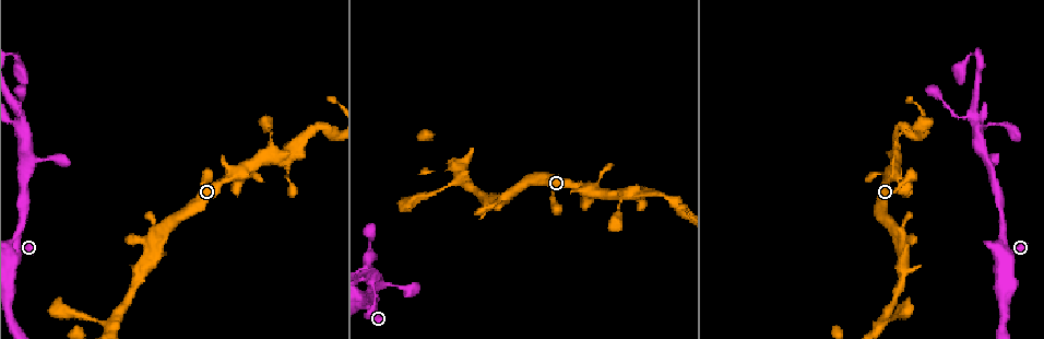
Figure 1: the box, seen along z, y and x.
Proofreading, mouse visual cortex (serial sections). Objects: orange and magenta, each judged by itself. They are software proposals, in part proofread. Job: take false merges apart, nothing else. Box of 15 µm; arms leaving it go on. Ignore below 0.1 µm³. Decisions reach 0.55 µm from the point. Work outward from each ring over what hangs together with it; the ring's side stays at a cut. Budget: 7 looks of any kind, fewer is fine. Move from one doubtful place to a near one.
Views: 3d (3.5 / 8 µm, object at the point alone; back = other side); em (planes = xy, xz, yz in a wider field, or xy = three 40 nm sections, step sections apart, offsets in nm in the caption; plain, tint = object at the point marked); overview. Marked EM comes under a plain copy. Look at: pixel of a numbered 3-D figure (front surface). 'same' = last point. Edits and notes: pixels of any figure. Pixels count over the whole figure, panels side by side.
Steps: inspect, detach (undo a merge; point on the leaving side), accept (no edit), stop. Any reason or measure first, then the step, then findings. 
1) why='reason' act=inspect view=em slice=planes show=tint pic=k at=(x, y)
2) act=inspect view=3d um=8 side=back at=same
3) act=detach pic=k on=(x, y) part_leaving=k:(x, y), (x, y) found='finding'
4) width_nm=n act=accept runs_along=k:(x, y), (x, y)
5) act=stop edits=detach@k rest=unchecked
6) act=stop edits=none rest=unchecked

act=inspect view=3d um=8 pic=1 at=(899, 154)

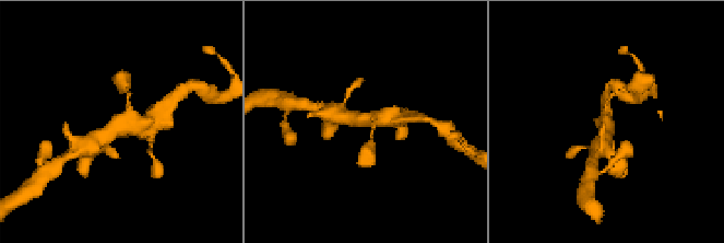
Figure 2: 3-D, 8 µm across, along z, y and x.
why='shape alone is not enough' act=inspect view=em slice=xy step=5 show=tint pic=2 at=(126, 127)

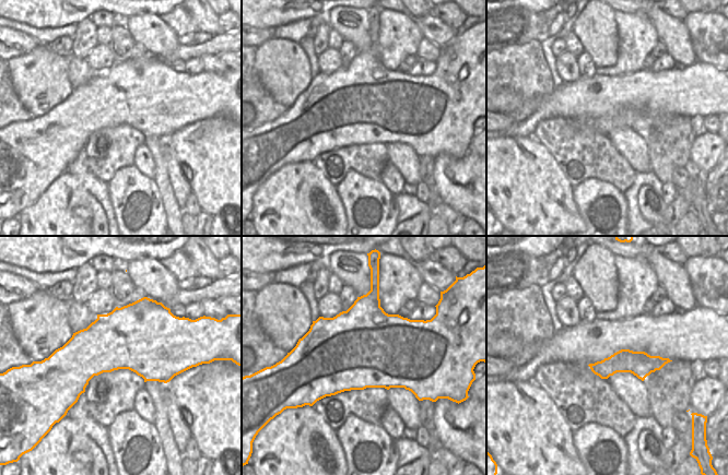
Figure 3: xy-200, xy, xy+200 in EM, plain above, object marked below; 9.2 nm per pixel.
arm_widths_nm=150,450,450 act=accept runs_along=2:(95, 139), (119, 126), (156, 119) found='all the same cell'

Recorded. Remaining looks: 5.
why='sharp bend' act=inspect view=3d um=8 pic=1 at=(370, 272)

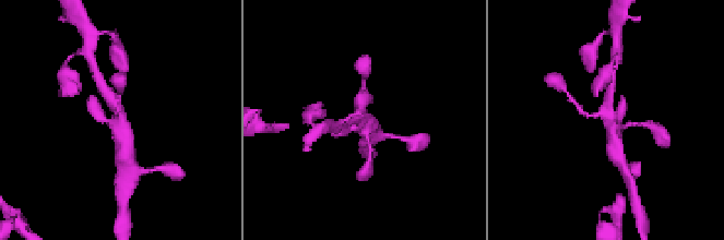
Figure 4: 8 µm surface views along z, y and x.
act=inspect view=em slice=xy step=5 show=tint pic=4 at=(121, 116)

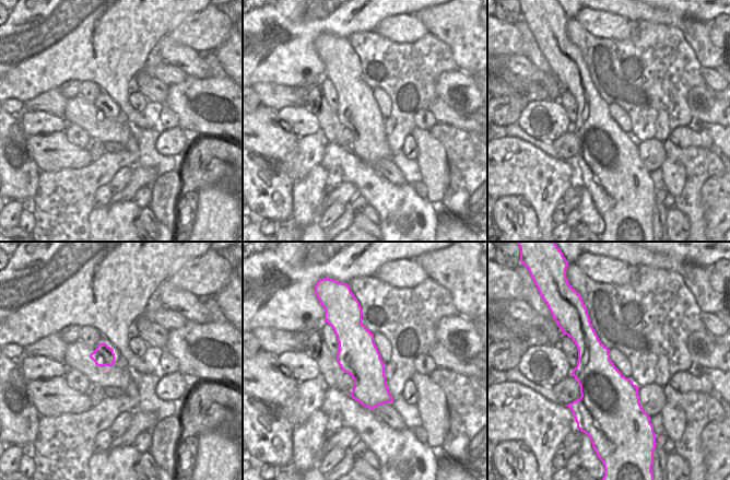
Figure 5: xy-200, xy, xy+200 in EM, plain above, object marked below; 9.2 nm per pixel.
act=accept runs_along=4:(126, 145), (116, 107), (103, 90) found='continuous, no second cell'

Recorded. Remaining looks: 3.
why='abrupt turn' act=inspect view=3d um=8 pic=1 at=(406, 205)

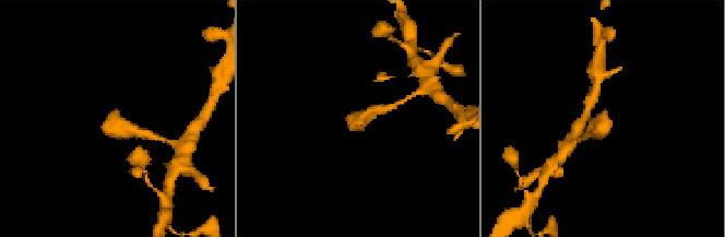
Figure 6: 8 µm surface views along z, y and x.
act=inspect view=em slice=xy step=5 show=tint pic=6 at=(113, 124)

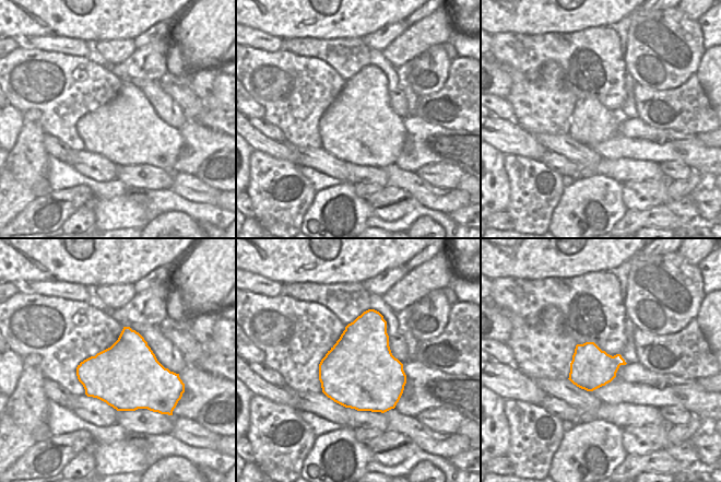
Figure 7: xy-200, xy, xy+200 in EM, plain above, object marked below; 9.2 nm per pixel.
width_nm=700 act=accept runs_along=6:(143, 132), (119, 130), (114, 110) found='one cell here'

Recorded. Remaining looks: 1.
act=stop edits=none rest=unchecked

